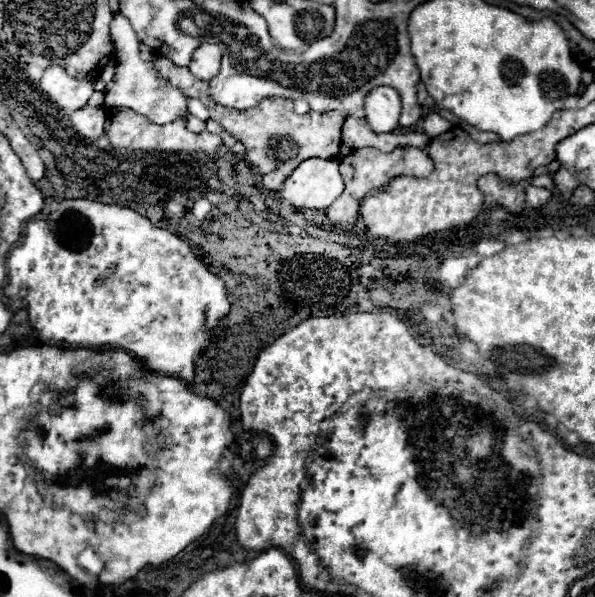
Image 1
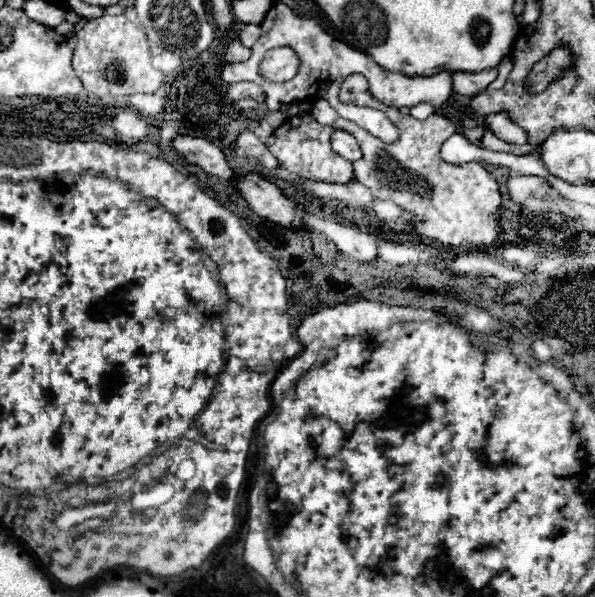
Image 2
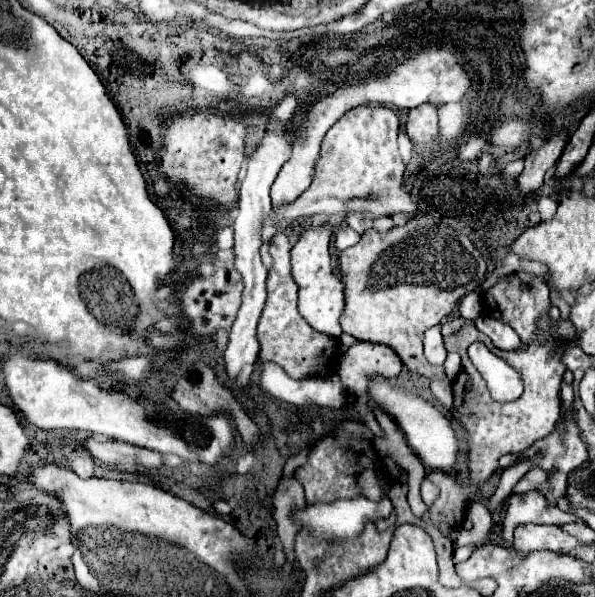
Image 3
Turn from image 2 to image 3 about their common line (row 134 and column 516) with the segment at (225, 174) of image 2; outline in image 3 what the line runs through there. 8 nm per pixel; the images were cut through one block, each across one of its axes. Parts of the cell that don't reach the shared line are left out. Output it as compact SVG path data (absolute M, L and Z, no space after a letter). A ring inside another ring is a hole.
M560 132L560 134L552 136L552 138L548 138L540 148L533 149L526 156L524 170L516 178L520 194L526 196L526 194L534 192L534 190L538 190L542 186L546 170L552 168L558 162L564 144L566 144L566 132Z

